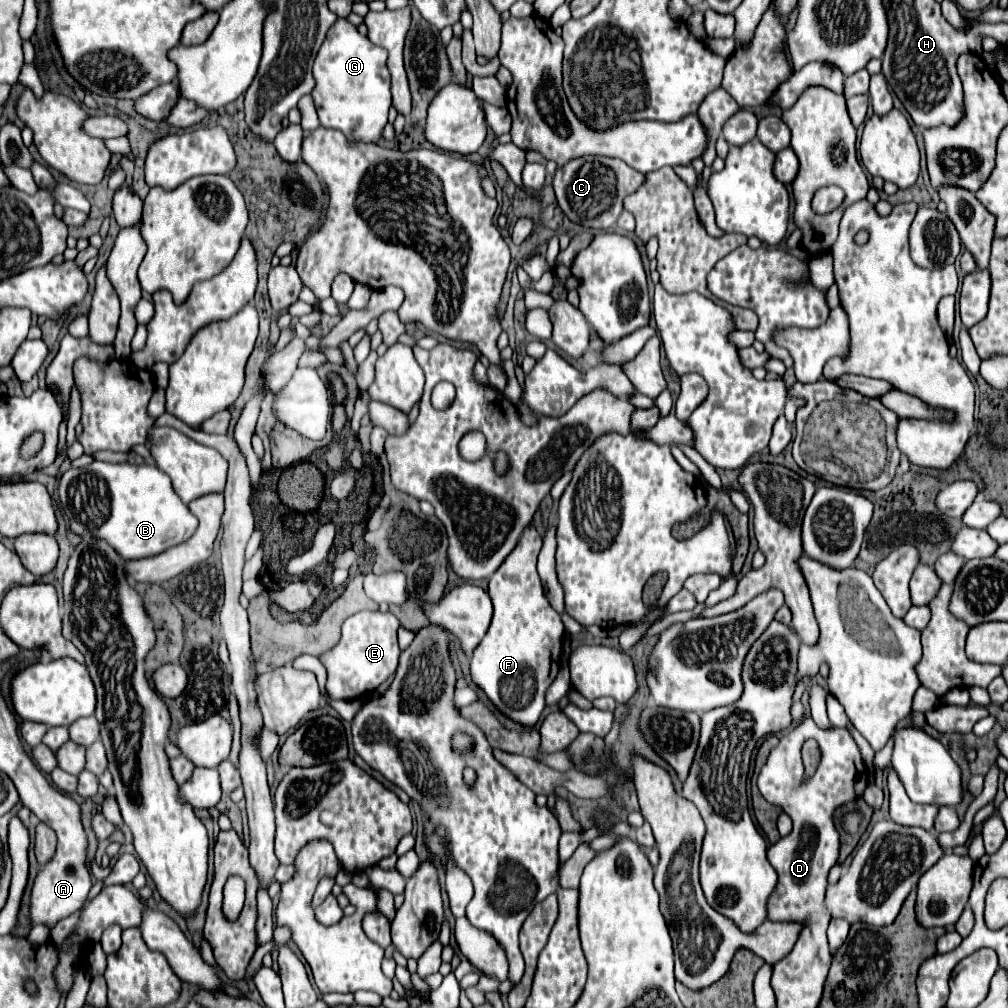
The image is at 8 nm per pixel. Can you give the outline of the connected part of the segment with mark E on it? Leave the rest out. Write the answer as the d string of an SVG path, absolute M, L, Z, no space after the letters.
M366 610L350 616L344 622L340 644L324 652L324 656L320 656L328 670L326 690L330 698L356 700L364 694L374 692L396 672L400 656L400 646L396 638L398 626L400 622L392 612L366 612Z

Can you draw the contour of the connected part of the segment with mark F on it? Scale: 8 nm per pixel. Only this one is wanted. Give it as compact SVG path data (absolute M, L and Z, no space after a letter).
M528 524L516 548L490 576L488 594L494 604L494 618L470 660L474 684L488 694L500 712L524 726L534 726L546 706L546 692L558 674L554 646L562 646L564 634L562 618L548 604L536 572L540 548L542 536L534 524Z

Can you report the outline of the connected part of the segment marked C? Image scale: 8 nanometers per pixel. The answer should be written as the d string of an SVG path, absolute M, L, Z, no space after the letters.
M580 156L560 166L554 174L552 188L562 212L576 224L596 230L608 230L624 212L624 198L644 184L646 176L624 164L624 160L608 156Z

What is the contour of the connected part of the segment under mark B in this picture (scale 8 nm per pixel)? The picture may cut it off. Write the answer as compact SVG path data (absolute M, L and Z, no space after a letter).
M96 460L84 468L70 468L60 478L58 496L72 532L90 532L108 540L124 560L156 556L186 542L198 528L196 516L176 496L172 480L150 464L134 466Z

